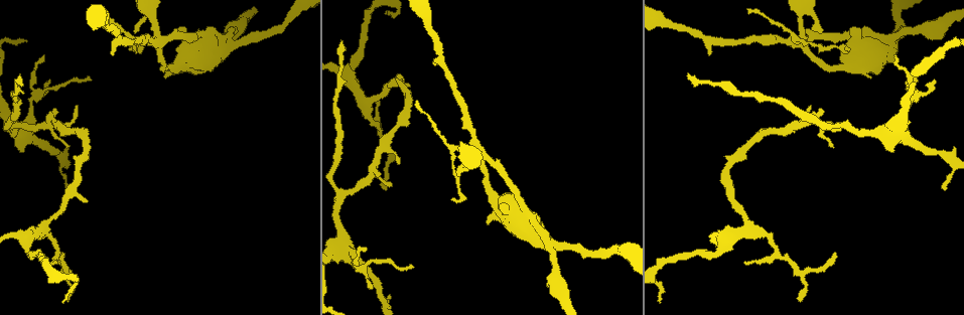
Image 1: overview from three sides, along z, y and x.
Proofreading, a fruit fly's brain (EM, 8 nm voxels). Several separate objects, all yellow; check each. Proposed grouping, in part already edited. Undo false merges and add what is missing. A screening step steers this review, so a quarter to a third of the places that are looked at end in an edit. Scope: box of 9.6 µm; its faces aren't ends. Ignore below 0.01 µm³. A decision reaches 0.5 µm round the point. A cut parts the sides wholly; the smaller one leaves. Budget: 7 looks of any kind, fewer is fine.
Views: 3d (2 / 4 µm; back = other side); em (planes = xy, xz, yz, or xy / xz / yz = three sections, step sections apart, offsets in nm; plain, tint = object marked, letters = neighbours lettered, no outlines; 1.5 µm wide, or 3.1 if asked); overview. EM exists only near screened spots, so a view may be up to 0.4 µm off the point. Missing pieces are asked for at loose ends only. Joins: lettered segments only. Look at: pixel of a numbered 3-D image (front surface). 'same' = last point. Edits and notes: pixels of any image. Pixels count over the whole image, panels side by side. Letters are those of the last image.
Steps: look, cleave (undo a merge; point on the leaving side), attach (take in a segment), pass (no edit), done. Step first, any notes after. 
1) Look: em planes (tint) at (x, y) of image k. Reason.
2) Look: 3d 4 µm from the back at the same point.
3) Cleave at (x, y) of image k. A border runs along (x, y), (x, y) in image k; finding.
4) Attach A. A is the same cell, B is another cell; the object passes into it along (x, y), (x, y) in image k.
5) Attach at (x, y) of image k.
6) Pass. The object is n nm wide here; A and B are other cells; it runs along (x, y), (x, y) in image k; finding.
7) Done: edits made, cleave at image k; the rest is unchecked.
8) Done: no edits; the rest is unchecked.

Look: 3d 2 µm at (158, 43) of image 1. Four or more arms meet.

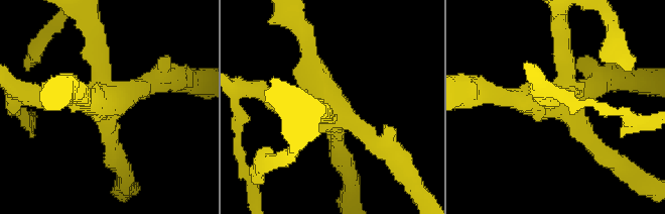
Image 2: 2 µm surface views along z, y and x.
Look: em planes (tint) at (338, 116) of image 2. 4 arms meet here; now the EM.

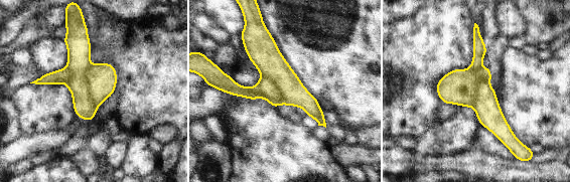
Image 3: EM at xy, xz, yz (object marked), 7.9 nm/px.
Look: em planes (letters) at the same point.

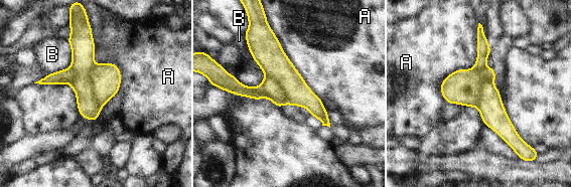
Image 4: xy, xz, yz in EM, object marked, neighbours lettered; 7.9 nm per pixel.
Cleave at (274, 62) of image 4. The object is 300 nm wide here; the longest contact is with A, 700 nm; A and B are other cells; a second neuron is stuck on.

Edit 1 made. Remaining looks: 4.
Look: overview.

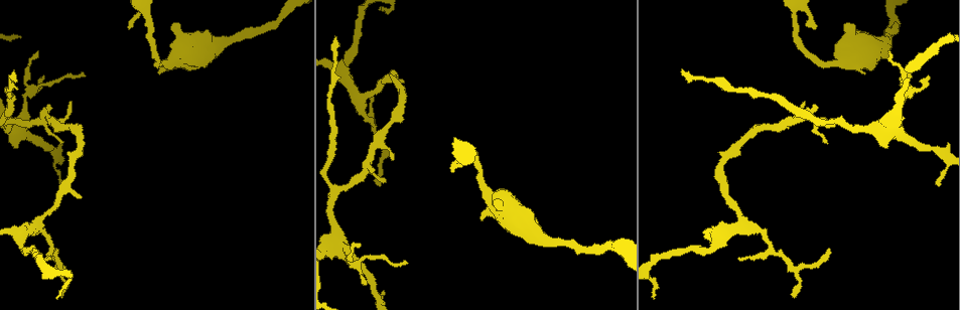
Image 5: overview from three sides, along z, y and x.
Look: em yz step 4 (letters) at (481, 219) of image 5. Thick end.

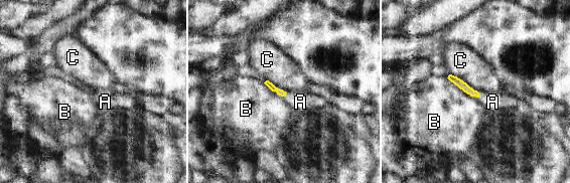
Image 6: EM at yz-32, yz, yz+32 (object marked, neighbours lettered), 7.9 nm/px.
Attach A. A is the same cell, B and C are other cells; the object passes into it along (278, 90), (285, 95), (300, 102) in image 6; the neuron continues.

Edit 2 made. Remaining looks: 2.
Done: edits made, cleave at image 4, attach at image 6; the rest is unchecked.

